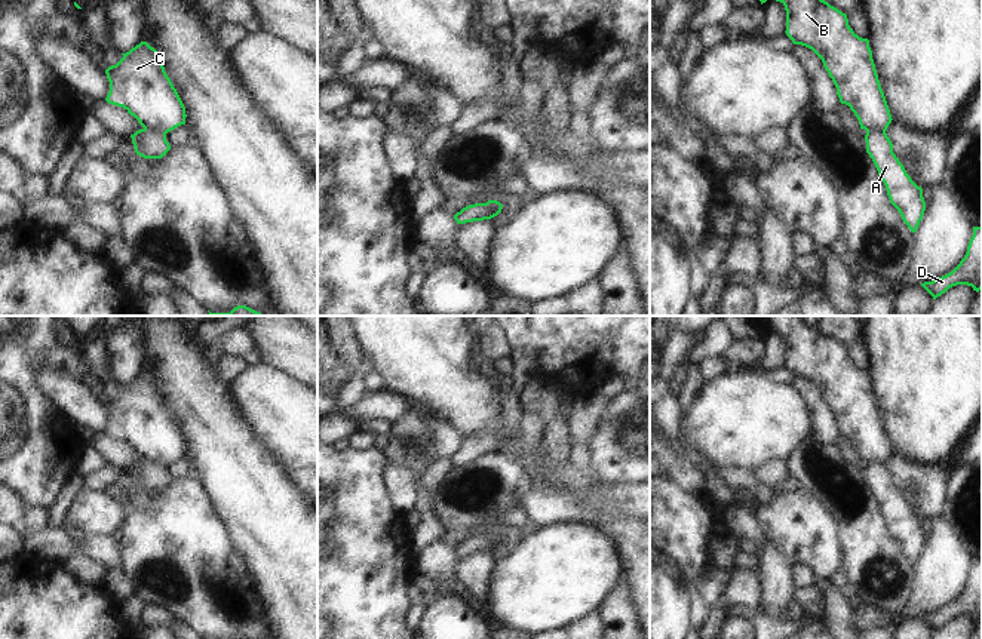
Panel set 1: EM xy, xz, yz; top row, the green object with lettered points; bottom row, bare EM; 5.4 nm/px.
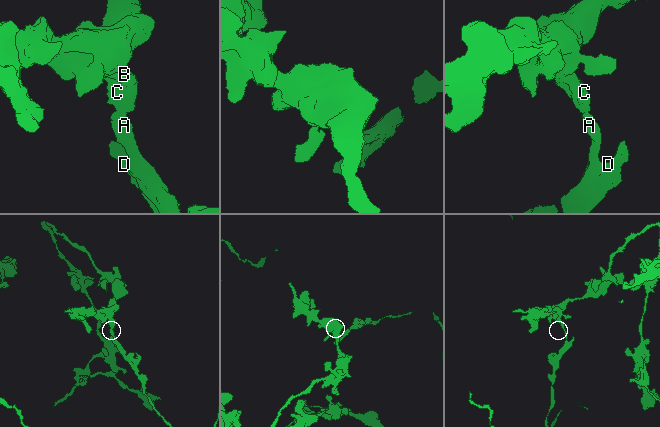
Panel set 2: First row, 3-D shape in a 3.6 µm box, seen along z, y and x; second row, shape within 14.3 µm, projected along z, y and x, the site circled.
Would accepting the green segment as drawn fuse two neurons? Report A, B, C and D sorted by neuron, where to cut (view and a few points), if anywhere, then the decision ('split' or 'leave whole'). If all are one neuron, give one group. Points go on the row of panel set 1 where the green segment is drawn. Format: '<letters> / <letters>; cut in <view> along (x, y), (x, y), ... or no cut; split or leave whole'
A D / B C; cut in xy along (144, 128), (165, 134); split

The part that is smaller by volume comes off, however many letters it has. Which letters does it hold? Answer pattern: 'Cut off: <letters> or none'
Cut off: A, D

